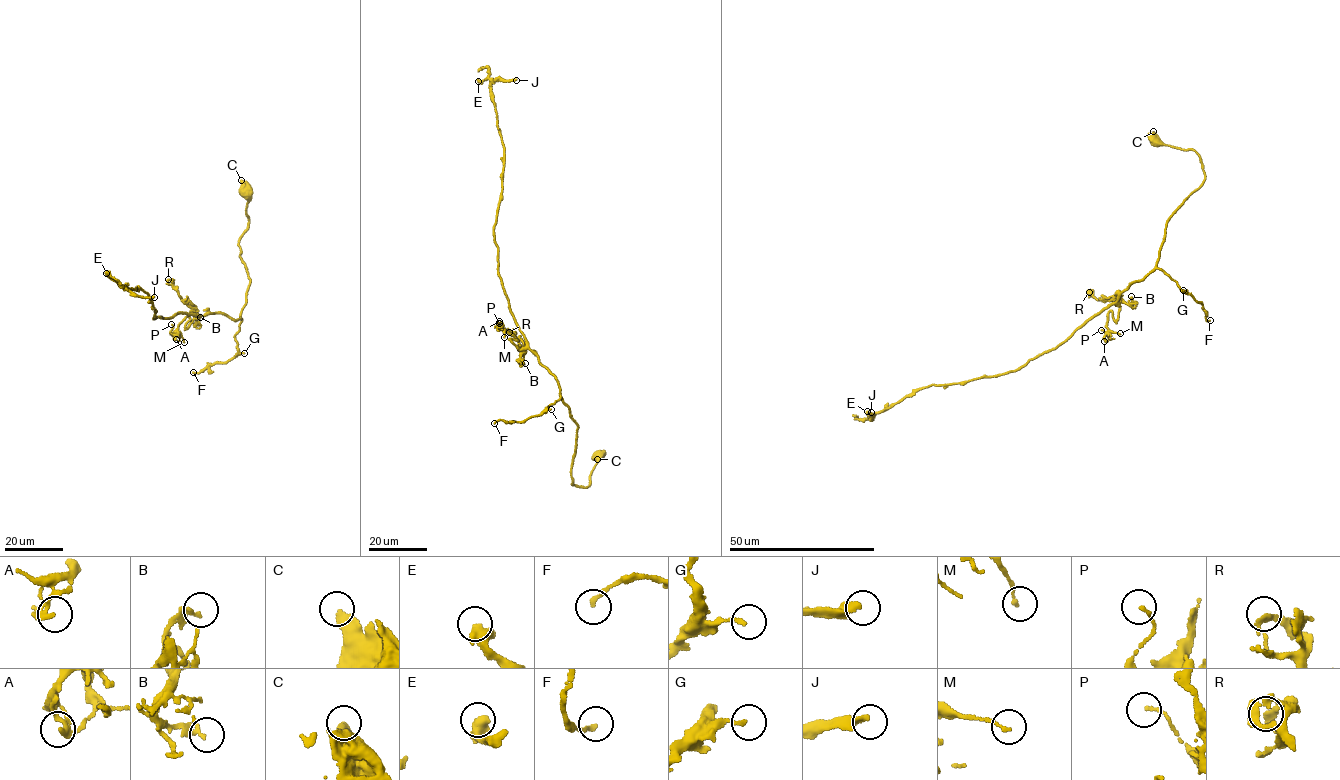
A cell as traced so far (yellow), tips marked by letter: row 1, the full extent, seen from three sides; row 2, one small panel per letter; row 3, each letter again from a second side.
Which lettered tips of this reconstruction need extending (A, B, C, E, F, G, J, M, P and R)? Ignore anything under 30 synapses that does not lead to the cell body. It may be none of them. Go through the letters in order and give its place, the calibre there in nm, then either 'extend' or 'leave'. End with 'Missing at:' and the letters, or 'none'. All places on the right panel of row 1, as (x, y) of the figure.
A: place (1104, 341); calibre 140 nm; leave
B: place (1131, 296); calibre 200 nm; leave
C: place (1153, 131); calibre 400 nm; leave
E: place (867, 411); calibre 550 nm; leave
F: place (1210, 320); calibre 180 nm; leave
G: place (1183, 290); calibre 150 nm; leave
J: place (871, 412); calibre 280 nm; extend
M: place (1120, 333); calibre 140 nm; leave
P: place (1101, 330); calibre 130 nm; leave
R: place (1089, 292); calibre 280 nm; leave
Missing at: J

